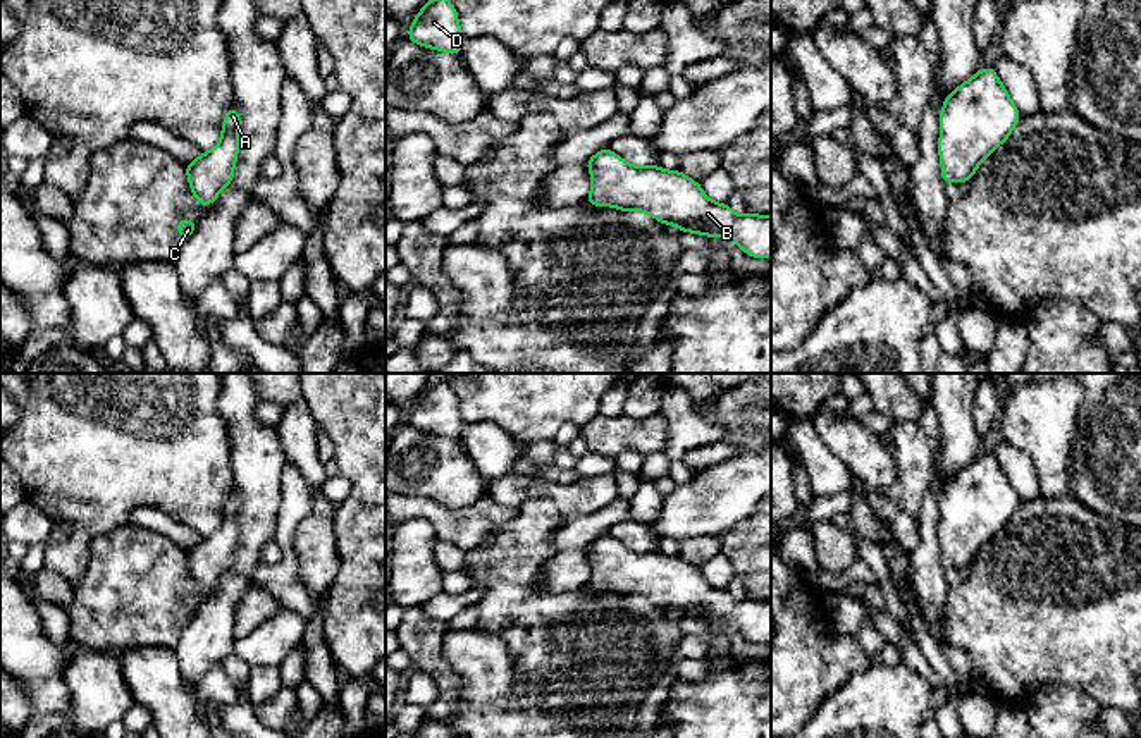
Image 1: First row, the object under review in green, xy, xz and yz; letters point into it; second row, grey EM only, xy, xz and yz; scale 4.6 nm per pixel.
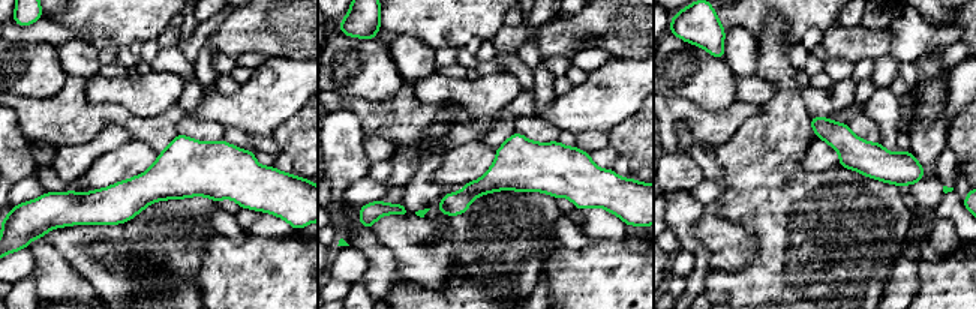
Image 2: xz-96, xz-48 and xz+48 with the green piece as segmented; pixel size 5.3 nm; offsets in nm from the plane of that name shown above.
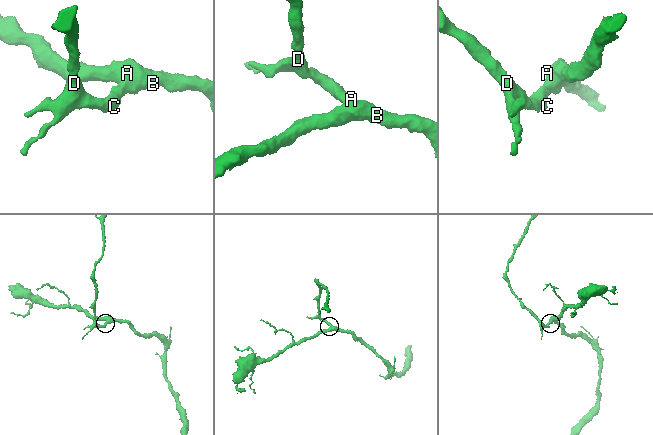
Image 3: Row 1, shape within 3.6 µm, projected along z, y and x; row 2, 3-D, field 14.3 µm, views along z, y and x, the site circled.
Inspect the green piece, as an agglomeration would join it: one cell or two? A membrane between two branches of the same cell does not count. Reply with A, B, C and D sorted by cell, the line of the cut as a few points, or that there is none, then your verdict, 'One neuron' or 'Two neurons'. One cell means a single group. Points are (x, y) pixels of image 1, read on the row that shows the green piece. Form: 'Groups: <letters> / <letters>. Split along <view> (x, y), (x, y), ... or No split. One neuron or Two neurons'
Groups: A B C D. No split. One neuron

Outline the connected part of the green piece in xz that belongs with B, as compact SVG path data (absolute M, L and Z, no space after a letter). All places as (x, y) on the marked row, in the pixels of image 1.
M608 146L587 160L592 189L583 200L595 206L614 206L621 212L645 212L664 225L676 225L680 232L707 237L723 236L754 258L771 258L771 215L737 215L728 203L707 198L702 186L680 170L664 170L659 165L638 167L613 153Z

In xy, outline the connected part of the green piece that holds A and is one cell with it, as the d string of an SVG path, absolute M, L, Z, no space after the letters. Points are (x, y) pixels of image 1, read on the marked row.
M234 105L224 117L220 143L186 163L191 193L201 206L212 205L234 179L234 165L239 151L239 124L241 117Z

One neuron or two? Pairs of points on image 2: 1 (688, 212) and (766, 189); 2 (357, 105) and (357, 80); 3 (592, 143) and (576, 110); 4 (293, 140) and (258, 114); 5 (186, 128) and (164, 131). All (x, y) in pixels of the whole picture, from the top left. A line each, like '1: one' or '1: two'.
1: two
2: two
3: two
4: two
5: two

